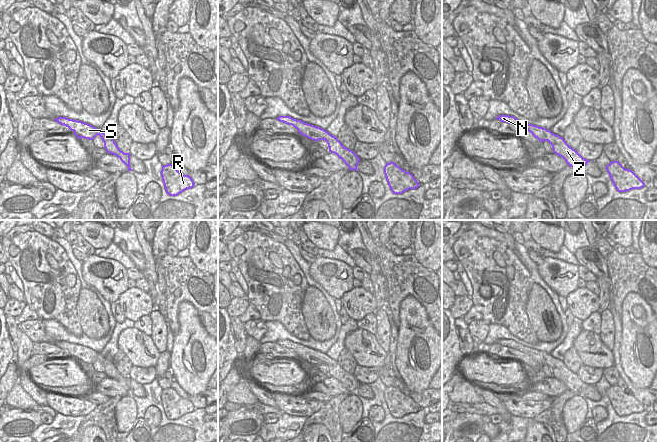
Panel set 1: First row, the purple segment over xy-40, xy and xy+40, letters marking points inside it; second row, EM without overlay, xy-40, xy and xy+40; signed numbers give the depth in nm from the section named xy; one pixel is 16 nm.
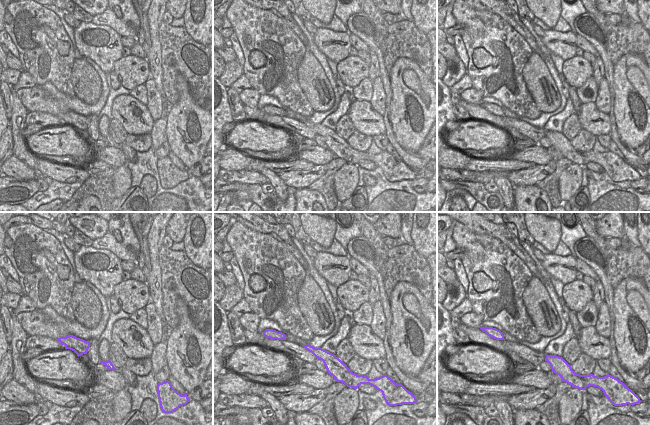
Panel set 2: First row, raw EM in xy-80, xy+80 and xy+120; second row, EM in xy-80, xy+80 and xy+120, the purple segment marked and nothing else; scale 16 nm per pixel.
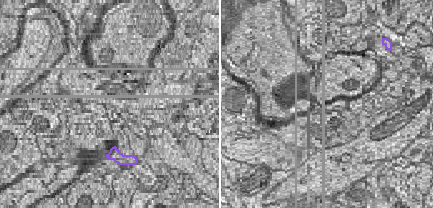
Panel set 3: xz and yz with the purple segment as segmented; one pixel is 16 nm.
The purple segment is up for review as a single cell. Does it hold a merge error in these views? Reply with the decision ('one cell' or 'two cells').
one cell

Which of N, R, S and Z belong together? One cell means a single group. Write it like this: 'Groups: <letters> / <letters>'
Groups: N R S Z

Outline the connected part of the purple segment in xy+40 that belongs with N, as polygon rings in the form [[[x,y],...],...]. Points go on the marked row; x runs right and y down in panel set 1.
[[[499,115],[495,119],[528,130],[540,142],[548,141],[553,148],[553,152],[556,155],[562,157],[566,161],[567,165],[571,166],[575,171],[584,173],[585,166],[588,162],[590,162],[590,160],[584,159],[577,152],[577,150],[570,147],[563,139],[563,137],[560,137],[559,135],[552,133],[550,130],[547,130],[546,128],[525,123],[515,118],[514,116],[509,115]]]

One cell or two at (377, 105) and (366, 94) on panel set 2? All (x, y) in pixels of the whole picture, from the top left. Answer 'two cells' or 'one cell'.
two cells

